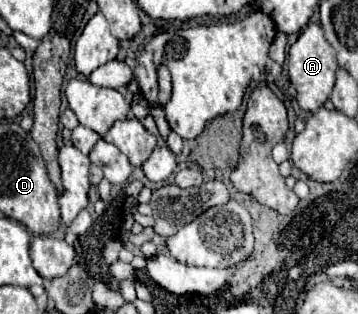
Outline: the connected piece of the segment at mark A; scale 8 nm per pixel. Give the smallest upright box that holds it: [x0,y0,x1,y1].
[288,23,338,113]

